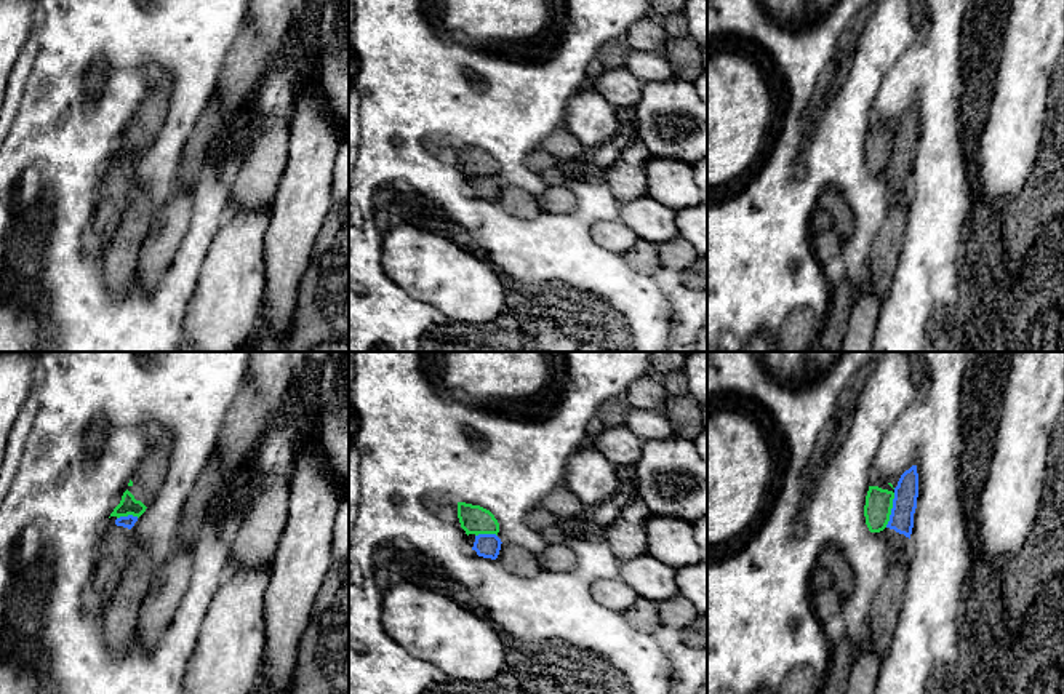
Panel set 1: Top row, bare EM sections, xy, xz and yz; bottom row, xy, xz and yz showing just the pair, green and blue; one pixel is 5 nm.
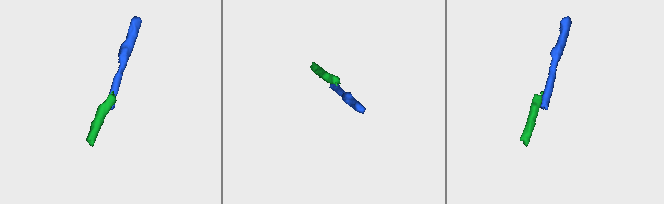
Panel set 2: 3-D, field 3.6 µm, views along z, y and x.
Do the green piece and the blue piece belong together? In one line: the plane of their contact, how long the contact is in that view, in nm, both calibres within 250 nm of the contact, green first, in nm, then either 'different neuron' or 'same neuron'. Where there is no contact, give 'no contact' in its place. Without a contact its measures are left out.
meets green in yz; contact 180 nm long; 140 nm thick on the green side, 120 nm on the other; different neuron

